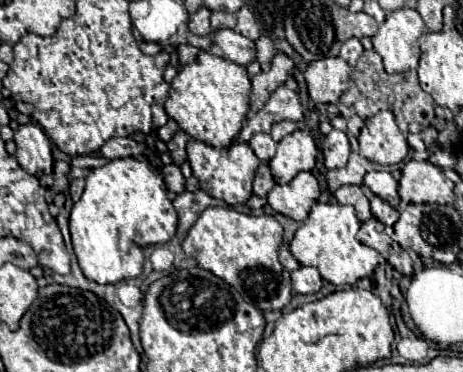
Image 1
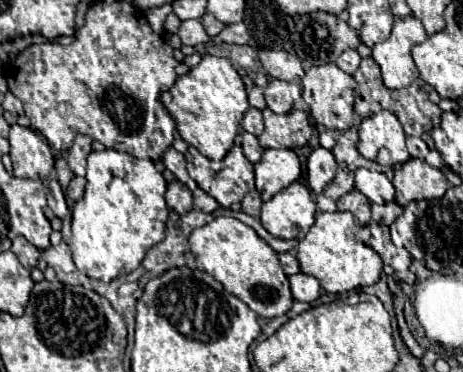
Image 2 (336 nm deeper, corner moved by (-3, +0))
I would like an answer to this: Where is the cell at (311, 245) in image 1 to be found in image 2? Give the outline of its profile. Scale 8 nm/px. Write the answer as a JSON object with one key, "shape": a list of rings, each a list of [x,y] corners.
{"shape":[[[318,212],[314,226],[296,248],[296,258],[302,272],[314,276],[326,292],[342,294],[354,288],[372,286],[380,280],[382,260],[376,256],[376,252],[372,252],[372,248],[354,238],[354,228],[356,220],[352,212]]]}

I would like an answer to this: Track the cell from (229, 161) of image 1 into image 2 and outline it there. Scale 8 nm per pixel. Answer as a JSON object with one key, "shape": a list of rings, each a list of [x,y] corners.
{"shape":[[[188,146],[188,152],[184,156],[186,156],[186,170],[190,178],[194,178],[198,186],[204,192],[208,192],[212,198],[216,198],[218,204],[224,208],[230,208],[234,202],[240,202],[244,194],[254,188],[254,164],[244,156],[244,150],[240,146],[232,146],[230,152],[218,162],[202,156],[194,146]]]}

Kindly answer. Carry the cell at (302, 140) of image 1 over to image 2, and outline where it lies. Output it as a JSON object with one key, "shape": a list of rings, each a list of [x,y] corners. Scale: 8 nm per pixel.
{"shape":[[[266,148],[262,160],[254,166],[254,172],[256,172],[256,190],[266,202],[280,190],[288,188],[294,180],[298,180],[302,174],[302,166],[294,150]]]}

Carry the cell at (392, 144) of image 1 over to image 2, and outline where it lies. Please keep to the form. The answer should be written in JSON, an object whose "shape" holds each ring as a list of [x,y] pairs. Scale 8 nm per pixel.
{"shape":[[[380,110],[362,120],[360,132],[360,154],[382,166],[396,166],[410,160],[406,150],[406,136],[396,116],[388,110]]]}

